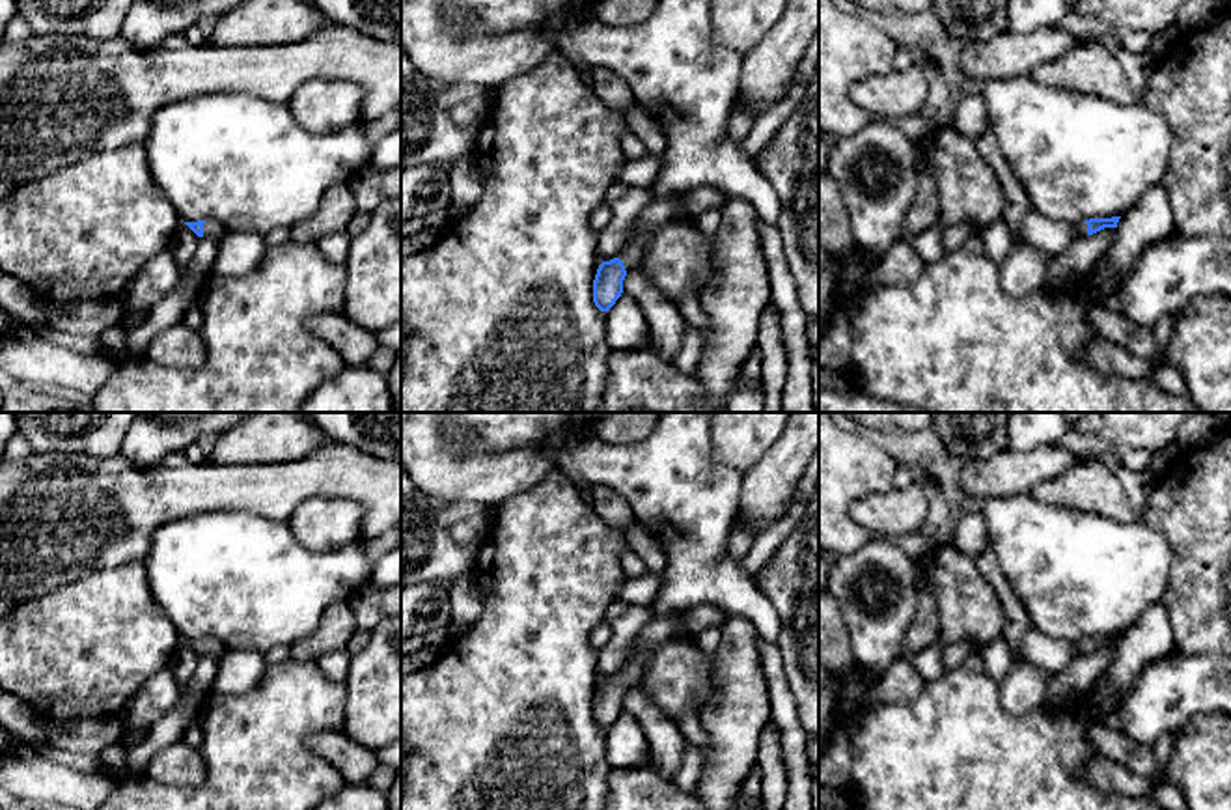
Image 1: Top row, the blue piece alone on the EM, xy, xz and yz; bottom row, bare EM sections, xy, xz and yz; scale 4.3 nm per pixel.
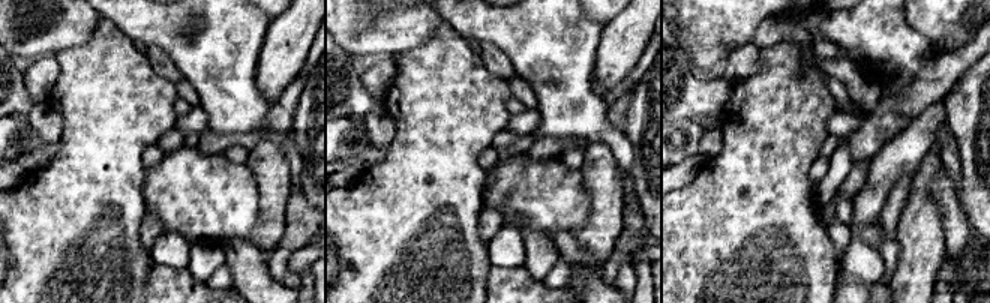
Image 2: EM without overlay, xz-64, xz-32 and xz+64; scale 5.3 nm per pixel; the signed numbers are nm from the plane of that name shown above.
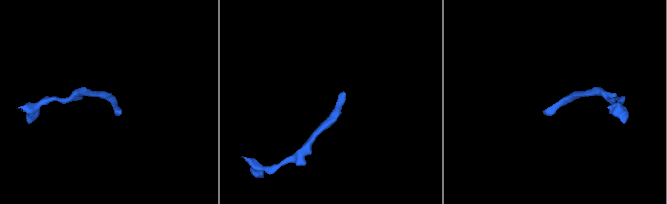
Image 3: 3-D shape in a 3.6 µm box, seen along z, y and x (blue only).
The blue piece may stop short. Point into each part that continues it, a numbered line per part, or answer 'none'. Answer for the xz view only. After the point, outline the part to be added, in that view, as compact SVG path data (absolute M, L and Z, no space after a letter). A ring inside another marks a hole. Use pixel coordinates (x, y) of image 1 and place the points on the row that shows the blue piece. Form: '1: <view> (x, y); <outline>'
1: xz (663, 209); M673 192L670 196L657 198L640 213L636 220L636 237L617 256L627 272L638 265L643 254L643 244L651 239L653 231L670 222L683 203L685 192Z

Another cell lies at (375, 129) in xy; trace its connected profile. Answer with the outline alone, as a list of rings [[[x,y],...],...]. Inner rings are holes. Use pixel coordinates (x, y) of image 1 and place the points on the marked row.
[[[394,108],[382,118],[364,123],[364,136],[367,142],[377,146],[382,136],[390,134],[395,129],[399,129],[399,112]]]

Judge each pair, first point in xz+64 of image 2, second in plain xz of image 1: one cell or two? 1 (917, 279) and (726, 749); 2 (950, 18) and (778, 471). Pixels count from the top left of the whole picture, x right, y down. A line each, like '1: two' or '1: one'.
1: one
2: two

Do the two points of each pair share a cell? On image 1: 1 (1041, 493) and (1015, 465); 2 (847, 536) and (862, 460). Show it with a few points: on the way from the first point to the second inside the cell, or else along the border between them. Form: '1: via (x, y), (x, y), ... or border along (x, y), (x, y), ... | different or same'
1: border along (1073, 463), (1064, 473), (1041, 480), (1030, 491) | different
2: via (840, 517), (840, 482), (843, 478) | same

